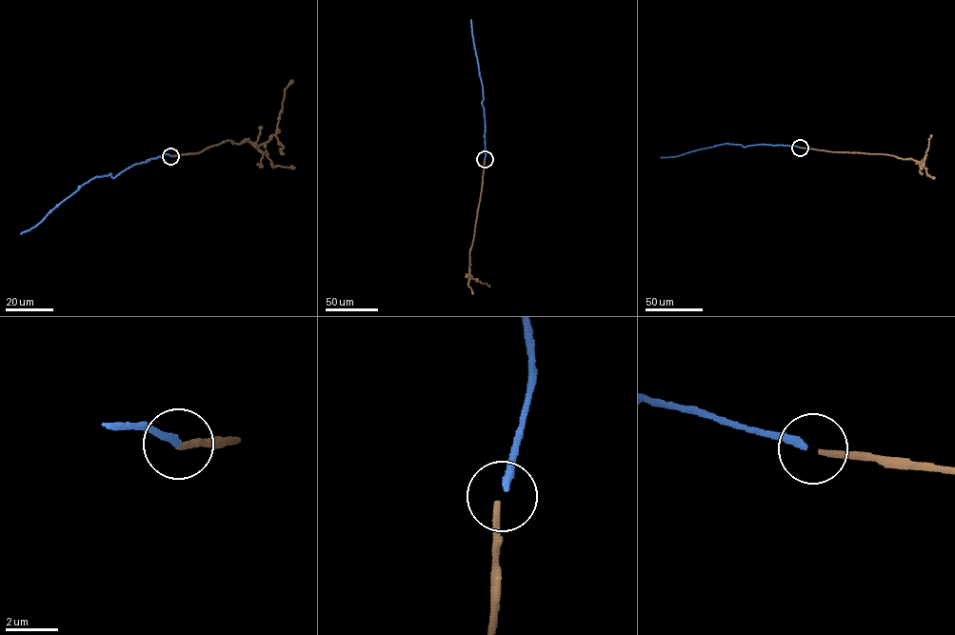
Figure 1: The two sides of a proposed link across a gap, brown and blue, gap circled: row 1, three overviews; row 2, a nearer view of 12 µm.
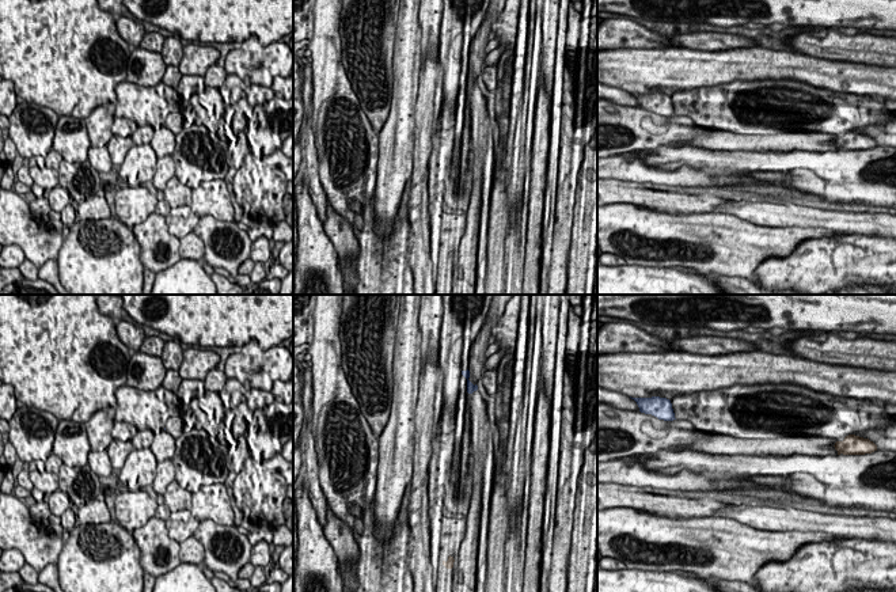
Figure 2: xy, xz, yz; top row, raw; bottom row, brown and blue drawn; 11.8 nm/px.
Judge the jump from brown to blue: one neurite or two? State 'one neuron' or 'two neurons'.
two neurons

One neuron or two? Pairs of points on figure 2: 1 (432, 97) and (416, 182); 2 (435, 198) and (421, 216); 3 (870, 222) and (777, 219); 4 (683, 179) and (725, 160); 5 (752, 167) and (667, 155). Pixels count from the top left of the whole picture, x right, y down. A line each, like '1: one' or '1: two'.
1: one
2: two
3: one
4: two
5: one

